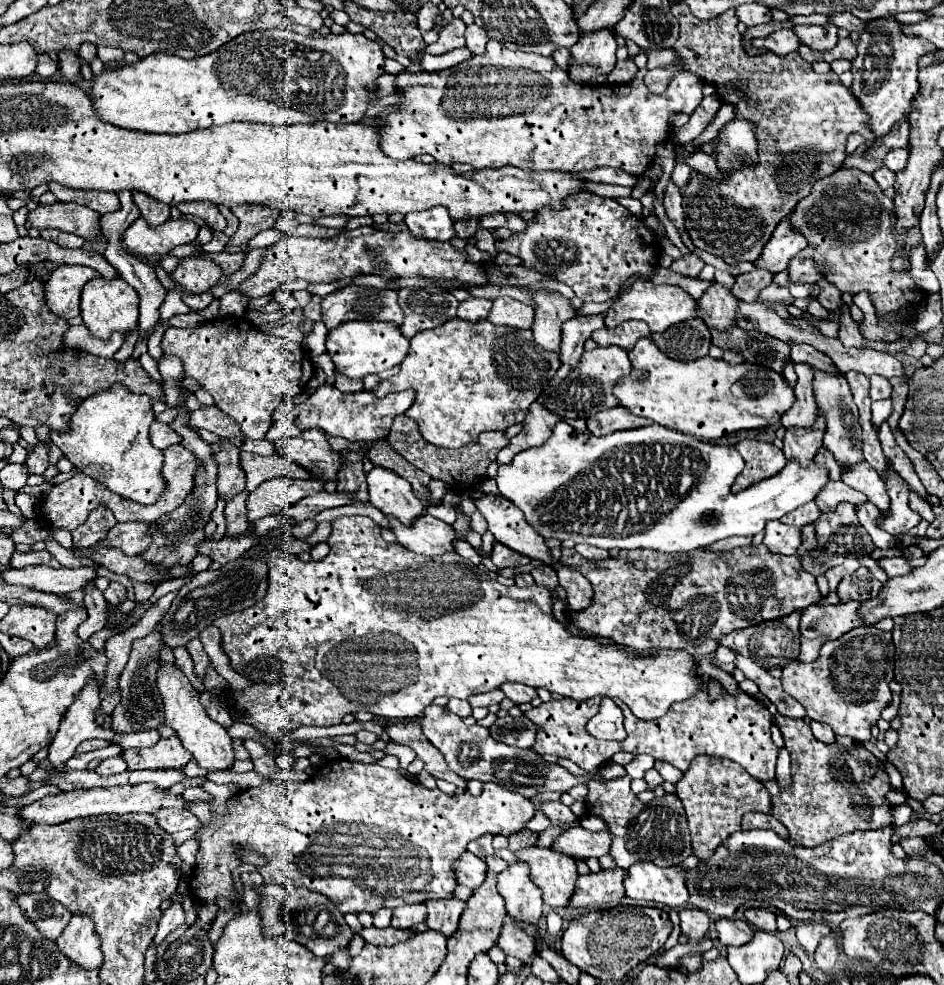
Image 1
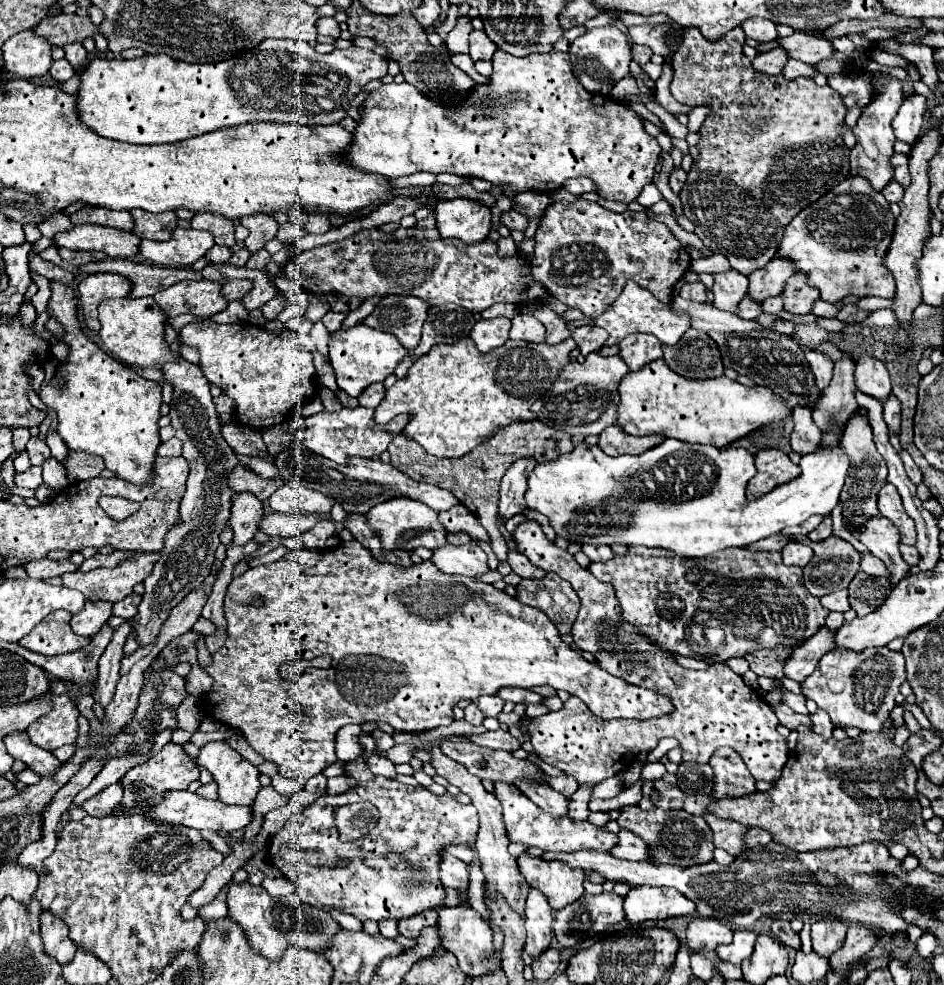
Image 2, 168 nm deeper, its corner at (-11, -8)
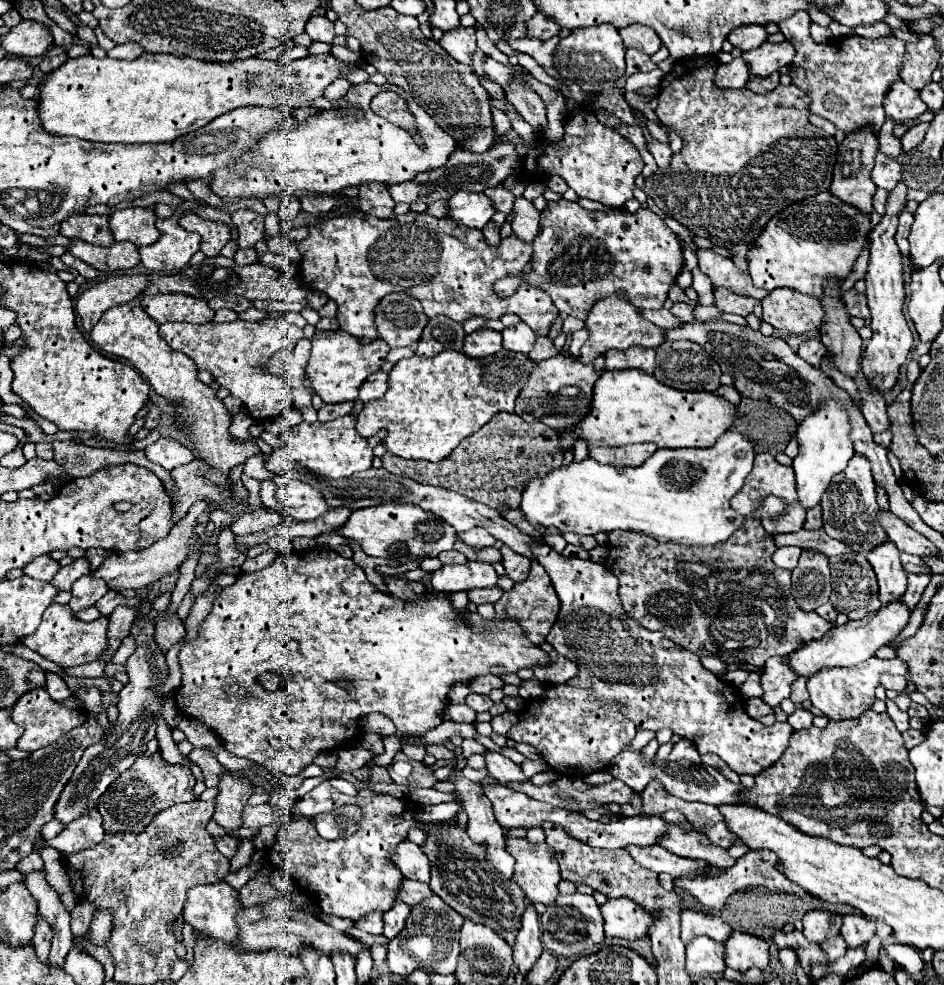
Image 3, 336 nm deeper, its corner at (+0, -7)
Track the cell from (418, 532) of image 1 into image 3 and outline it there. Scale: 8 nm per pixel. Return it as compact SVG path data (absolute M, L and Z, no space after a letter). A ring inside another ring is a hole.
M468 560L466 564L446 564L440 570L432 572L432 586L438 592L458 592L458 590L472 590L472 588L486 588L494 586L498 580L496 570L492 564Z

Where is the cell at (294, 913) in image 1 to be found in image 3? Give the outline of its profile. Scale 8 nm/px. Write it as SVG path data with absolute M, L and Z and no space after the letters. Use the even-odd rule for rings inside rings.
M226 882L202 884L188 892L184 904L184 920L198 932L236 942L236 914L242 910L240 894Z

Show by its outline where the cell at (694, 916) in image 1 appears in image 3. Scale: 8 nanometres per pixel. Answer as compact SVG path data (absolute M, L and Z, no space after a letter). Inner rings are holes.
M692 910L682 912L682 942L688 944L696 936L708 936L716 942L726 942L732 928L720 916L708 916Z

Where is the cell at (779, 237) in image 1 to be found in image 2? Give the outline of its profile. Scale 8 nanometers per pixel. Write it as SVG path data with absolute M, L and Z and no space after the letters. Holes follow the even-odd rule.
M771 259L767 267L749 275L747 295L757 303L763 303L767 297L775 297L783 291L783 283L795 273L795 263L787 263L785 259Z

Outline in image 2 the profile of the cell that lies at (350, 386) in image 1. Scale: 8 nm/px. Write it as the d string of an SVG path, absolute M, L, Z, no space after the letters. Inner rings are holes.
M375 383L375 385L367 387L367 391L363 391L363 395L359 395L359 405L375 409L383 401L383 397L385 397L383 383Z

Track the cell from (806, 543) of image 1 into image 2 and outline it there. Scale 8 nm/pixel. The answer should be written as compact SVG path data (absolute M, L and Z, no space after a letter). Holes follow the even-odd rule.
M823 517L821 525L819 525L815 531L811 531L807 537L809 537L811 541L823 541L823 539L827 539L829 535L831 535L831 517Z

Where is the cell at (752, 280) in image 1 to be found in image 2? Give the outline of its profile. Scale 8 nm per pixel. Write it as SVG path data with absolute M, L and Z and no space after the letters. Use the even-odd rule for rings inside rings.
M745 295L739 303L739 311L737 311L737 317L741 319L755 319L757 315L761 315L761 305L755 303L749 295Z

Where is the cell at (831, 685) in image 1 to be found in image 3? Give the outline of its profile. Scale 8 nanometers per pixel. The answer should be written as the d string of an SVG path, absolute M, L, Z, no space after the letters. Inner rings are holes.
M872 656L866 662L860 662L856 666L850 668L828 668L828 670L818 670L818 674L812 674L812 678L808 678L806 686L810 692L810 702L814 708L818 708L824 716L828 716L830 720L850 720L850 718L858 718L860 714L864 714L866 710L870 710L870 706L876 702L874 690L880 684L880 676L882 674L898 674L898 676L906 676L908 666L904 660L900 658L892 658L892 660L880 660L876 656Z

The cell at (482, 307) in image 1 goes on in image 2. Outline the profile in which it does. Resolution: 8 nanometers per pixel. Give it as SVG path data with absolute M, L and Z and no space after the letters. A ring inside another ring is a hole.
M507 317L481 319L471 329L471 339L481 353L487 353L491 349L505 345L505 341L509 339L509 329L511 329L511 321Z

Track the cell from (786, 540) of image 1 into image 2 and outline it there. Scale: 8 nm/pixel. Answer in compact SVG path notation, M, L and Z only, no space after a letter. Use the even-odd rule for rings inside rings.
M787 543L787 547L783 547L783 563L785 565L797 565L797 567L805 567L811 557L813 557L813 549L807 547L805 543Z

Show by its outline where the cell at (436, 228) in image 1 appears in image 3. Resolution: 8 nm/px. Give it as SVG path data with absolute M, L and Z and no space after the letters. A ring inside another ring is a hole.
M456 192L452 198L448 198L448 216L468 228L482 230L490 222L492 214L492 202L484 194Z

